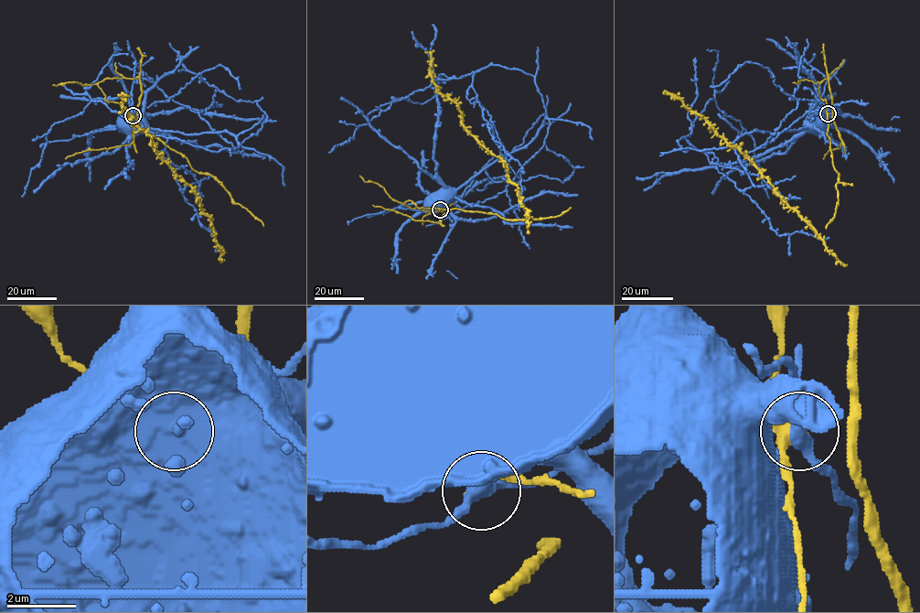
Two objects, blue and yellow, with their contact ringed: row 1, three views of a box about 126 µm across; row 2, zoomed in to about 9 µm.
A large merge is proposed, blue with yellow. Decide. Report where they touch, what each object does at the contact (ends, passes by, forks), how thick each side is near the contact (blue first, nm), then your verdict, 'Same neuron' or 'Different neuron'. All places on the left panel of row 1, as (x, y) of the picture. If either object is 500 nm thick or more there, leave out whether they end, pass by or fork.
Place: (133, 115). At the ring blue passes by. At the ring yellow passes by. Thickness 360 nm (blue) against 440 nm. Different neuron

